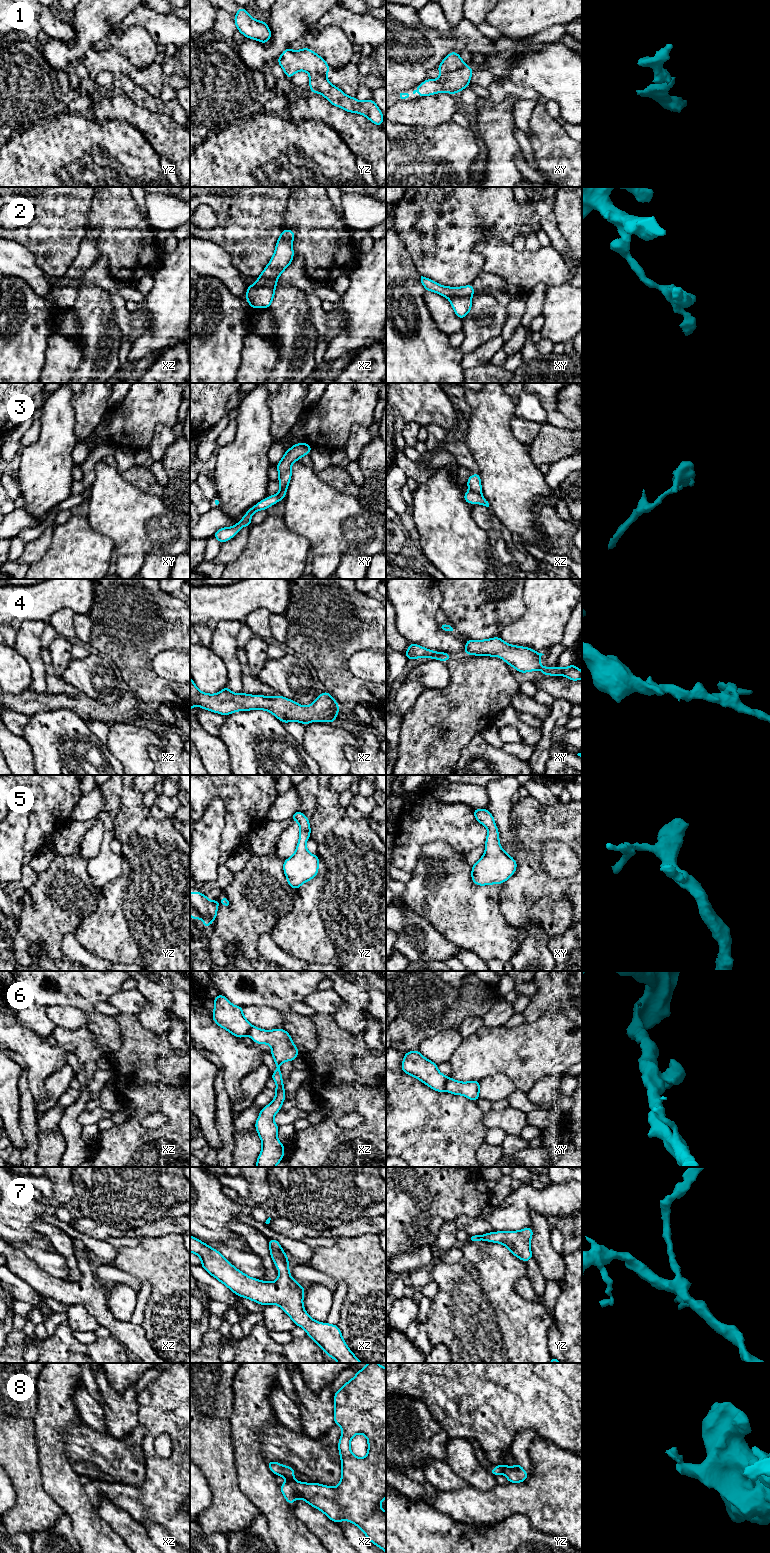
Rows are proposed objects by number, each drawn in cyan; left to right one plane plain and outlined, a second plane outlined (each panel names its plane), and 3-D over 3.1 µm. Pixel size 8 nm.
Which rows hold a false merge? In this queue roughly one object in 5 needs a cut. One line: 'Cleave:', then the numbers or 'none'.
Cleave: 1, 2, 3, 6, 8

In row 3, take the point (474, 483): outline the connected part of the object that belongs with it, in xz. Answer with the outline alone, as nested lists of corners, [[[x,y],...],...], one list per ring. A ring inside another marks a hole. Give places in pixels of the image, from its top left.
[[[479,473],[471,474],[471,476],[467,480],[466,484],[472,492],[475,492],[477,494],[481,494],[482,486],[481,486],[481,480],[480,480]]]

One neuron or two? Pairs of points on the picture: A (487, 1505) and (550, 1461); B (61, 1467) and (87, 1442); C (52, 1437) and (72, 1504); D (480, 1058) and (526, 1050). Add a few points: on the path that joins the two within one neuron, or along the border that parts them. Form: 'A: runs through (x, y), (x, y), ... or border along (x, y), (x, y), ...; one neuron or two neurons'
A: runs through (505, 1500), (524, 1498), (543, 1479); one neuron
B: border along (63, 1436), (66, 1455), (71, 1460); two neurons
C: runs through (52, 1454), (56, 1472), (64, 1487); one neuron
D: runs through (491, 1050), (515, 1050); one neuron

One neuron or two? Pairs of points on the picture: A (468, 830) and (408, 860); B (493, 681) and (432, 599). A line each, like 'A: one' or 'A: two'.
A: one
B: two

